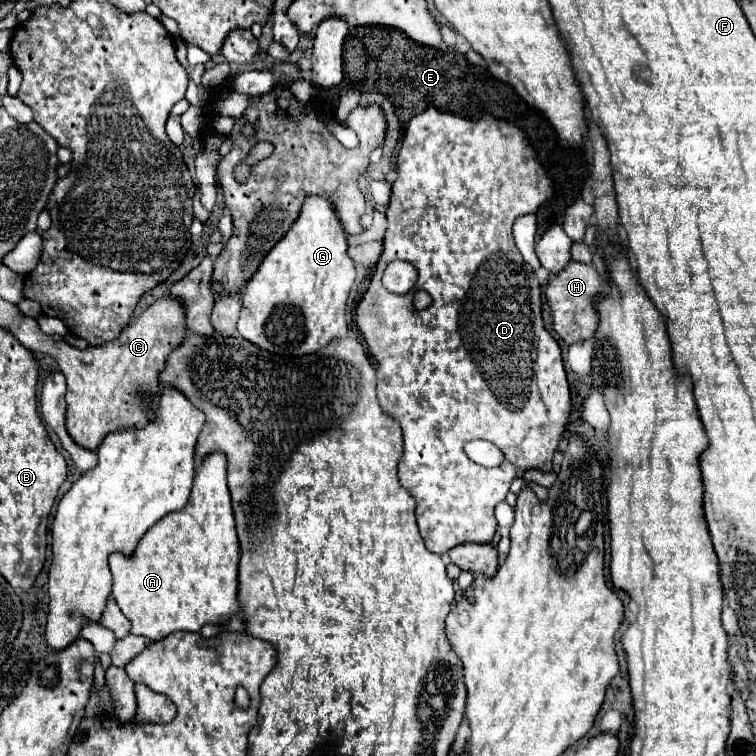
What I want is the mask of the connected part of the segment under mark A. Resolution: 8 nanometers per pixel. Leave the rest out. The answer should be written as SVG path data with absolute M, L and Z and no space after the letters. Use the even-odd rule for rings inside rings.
M210 452L208 456L202 458L196 476L194 476L194 486L192 486L192 494L188 504L178 510L178 512L170 512L166 518L162 518L160 522L156 522L140 540L140 544L134 548L134 552L130 556L116 552L110 556L110 570L112 570L112 596L116 598L120 610L124 612L124 616L132 622L132 634L140 634L146 636L150 640L162 640L168 634L176 632L176 630L186 630L186 632L200 632L202 626L206 624L222 624L228 622L230 616L234 616L240 608L238 600L236 600L236 592L238 592L238 556L240 556L240 546L238 546L238 536L236 536L236 526L234 526L234 514L232 514L232 504L230 504L230 492L226 486L226 454L224 452Z

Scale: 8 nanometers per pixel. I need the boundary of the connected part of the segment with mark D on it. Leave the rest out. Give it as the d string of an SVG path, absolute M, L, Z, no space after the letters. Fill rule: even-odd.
M426 108L424 112L416 114L404 134L400 152L398 152L398 178L396 178L396 186L392 184L392 198L386 210L386 218L388 218L388 230L384 236L384 250L380 254L380 260L376 264L374 276L366 288L366 296L360 300L358 308L356 308L356 324L358 330L368 346L370 356L376 360L376 376L378 376L378 402L382 406L382 410L392 416L394 420L398 420L400 428L402 428L404 441L404 456L398 464L398 480L400 484L414 496L416 500L416 518L418 518L418 528L420 534L426 542L426 548L434 554L446 554L450 548L464 544L464 542L490 542L494 538L496 532L496 518L494 518L494 506L498 502L502 502L510 490L510 482L516 476L522 476L524 470L528 468L540 468L540 470L550 470L552 468L552 456L558 448L558 438L562 436L566 422L568 422L568 414L570 414L570 388L568 388L568 380L566 380L566 372L564 372L564 364L562 364L562 350L558 346L558 342L554 340L554 336L544 328L542 322L542 294L540 294L540 284L536 274L532 272L532 268L524 262L520 250L516 248L514 242L514 234L512 234L512 226L514 220L522 214L530 214L536 212L548 198L552 198L554 194L554 182L548 176L548 170L538 162L534 146L530 144L530 140L526 140L526 134L516 128L514 124L506 122L506 120L498 120L488 112L482 112L480 118L470 120L452 112L438 112L436 108ZM392 260L406 260L412 262L418 270L418 282L416 286L408 292L408 294L392 294L386 288L380 288L380 278L382 278L382 270L386 268L388 262ZM418 290L424 290L432 296L432 304L424 310L416 310L414 308L414 294ZM470 440L488 440L494 442L502 454L504 454L504 462L508 462L510 466L498 466L498 468L484 468L476 462L472 462L466 454L464 454L464 444Z

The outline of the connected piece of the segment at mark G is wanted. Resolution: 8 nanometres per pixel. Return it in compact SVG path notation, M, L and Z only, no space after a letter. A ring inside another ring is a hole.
M306 196L298 220L290 226L286 236L264 256L258 272L246 282L242 294L242 312L238 320L238 332L252 344L282 356L302 356L324 348L332 338L348 336L348 324L344 320L344 306L348 292L354 284L356 270L348 256L348 234L344 232L338 212L330 206L330 200L318 196Z

